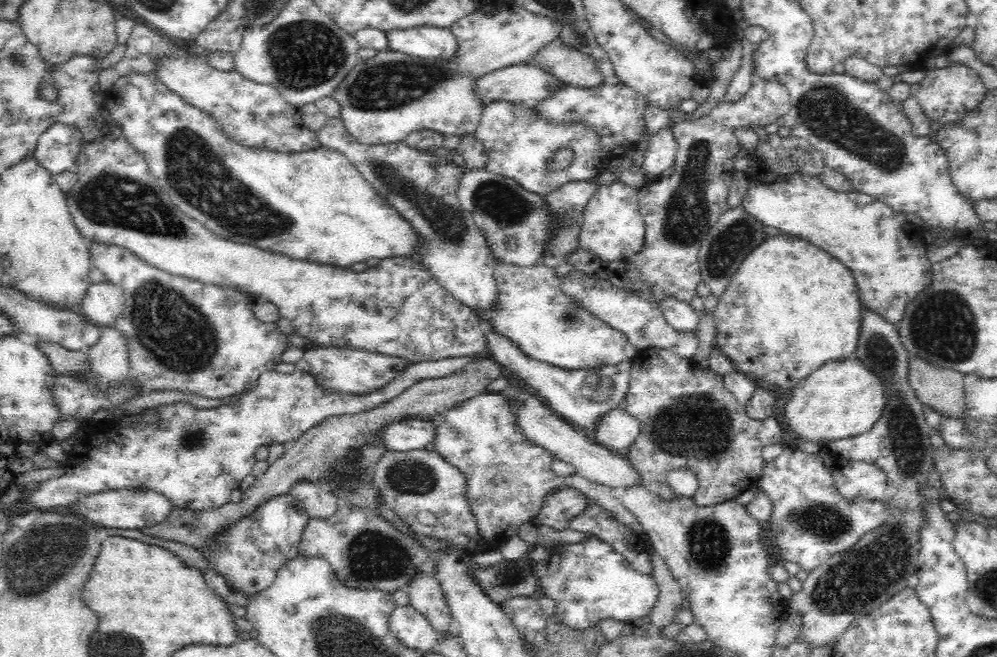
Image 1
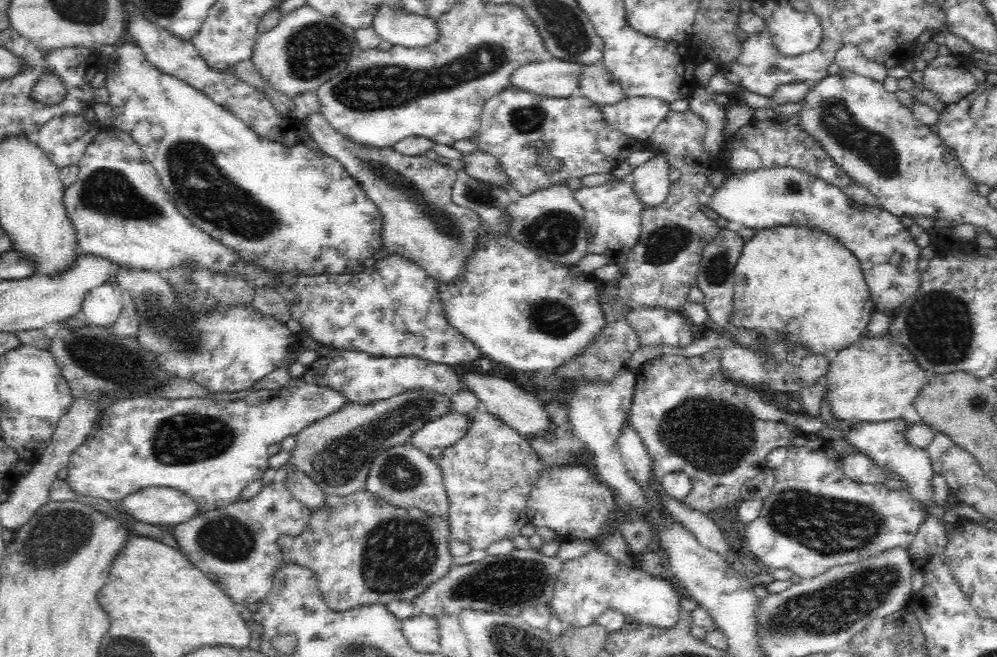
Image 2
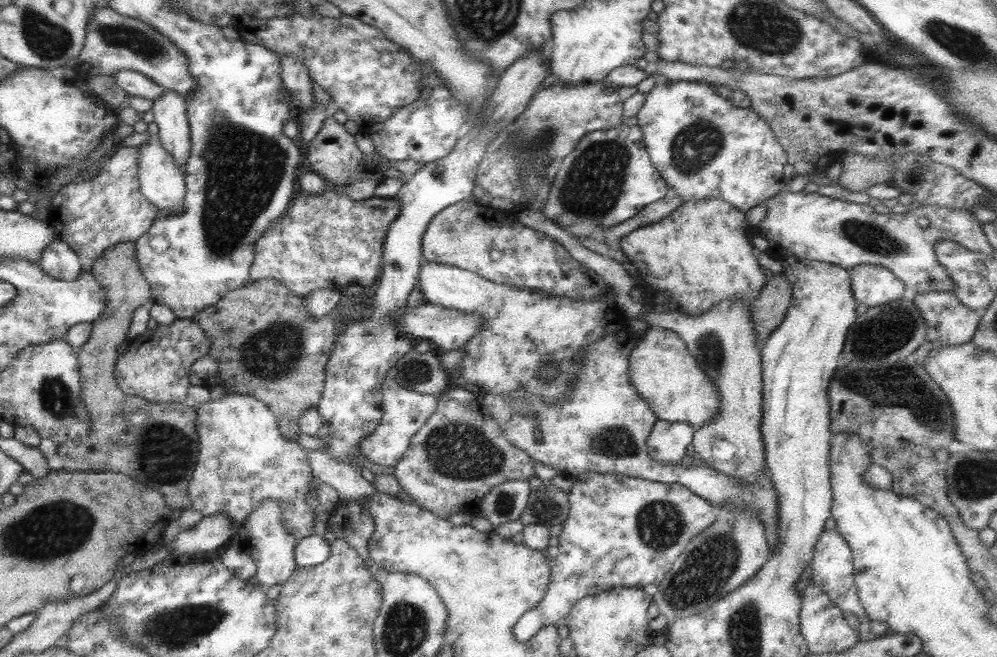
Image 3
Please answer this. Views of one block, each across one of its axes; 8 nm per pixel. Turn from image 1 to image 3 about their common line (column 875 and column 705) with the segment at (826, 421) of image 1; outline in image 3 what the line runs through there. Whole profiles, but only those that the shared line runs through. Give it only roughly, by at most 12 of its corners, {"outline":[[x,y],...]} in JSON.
{"outline":[[648,328],[629,381],[658,420],[714,418],[715,385],[671,331]]}

